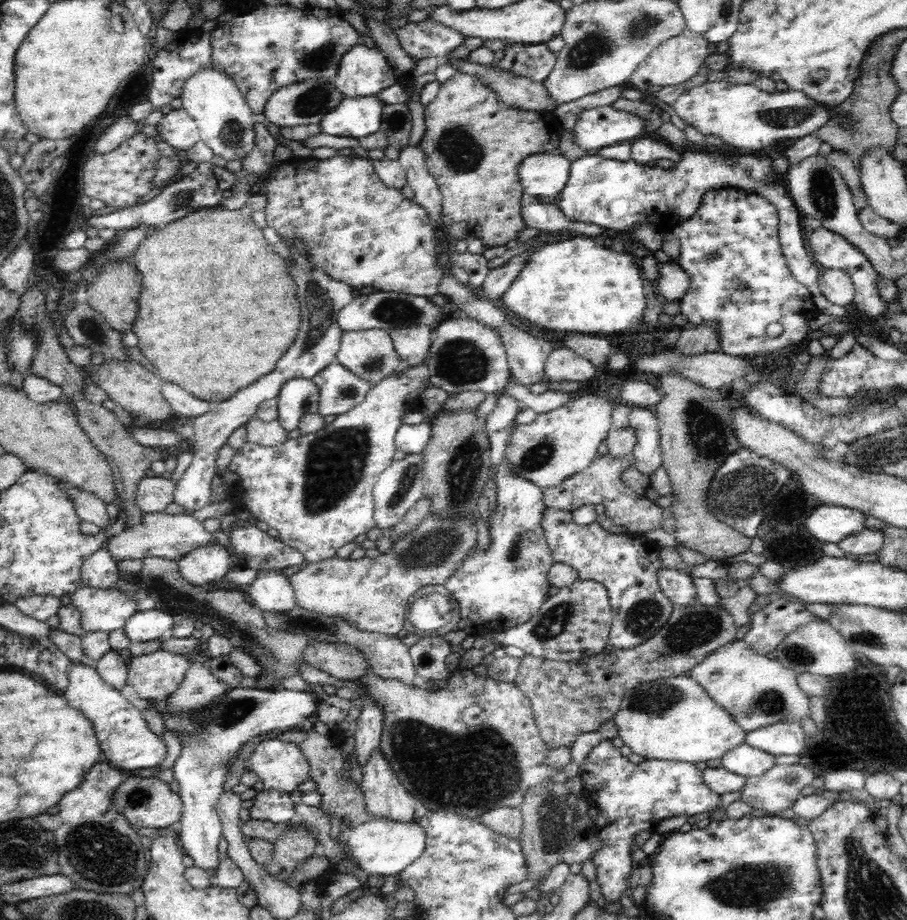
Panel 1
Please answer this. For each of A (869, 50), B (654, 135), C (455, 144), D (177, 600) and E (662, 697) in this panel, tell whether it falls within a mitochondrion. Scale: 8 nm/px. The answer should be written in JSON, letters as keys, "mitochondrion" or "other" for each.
{"A":"other","B":"other","C":"mitochondrion","D":"mitochondrion","E":"mitochondrion"}

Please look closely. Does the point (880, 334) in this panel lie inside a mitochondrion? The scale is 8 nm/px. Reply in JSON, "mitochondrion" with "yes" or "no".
{"mitochondrion":"no"}

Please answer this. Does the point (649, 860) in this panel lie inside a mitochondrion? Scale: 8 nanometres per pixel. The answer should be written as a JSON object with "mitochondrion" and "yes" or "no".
{"mitochondrion":"no"}

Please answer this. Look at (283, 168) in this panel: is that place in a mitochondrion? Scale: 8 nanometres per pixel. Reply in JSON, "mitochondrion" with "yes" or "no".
{"mitochondrion":"no"}

